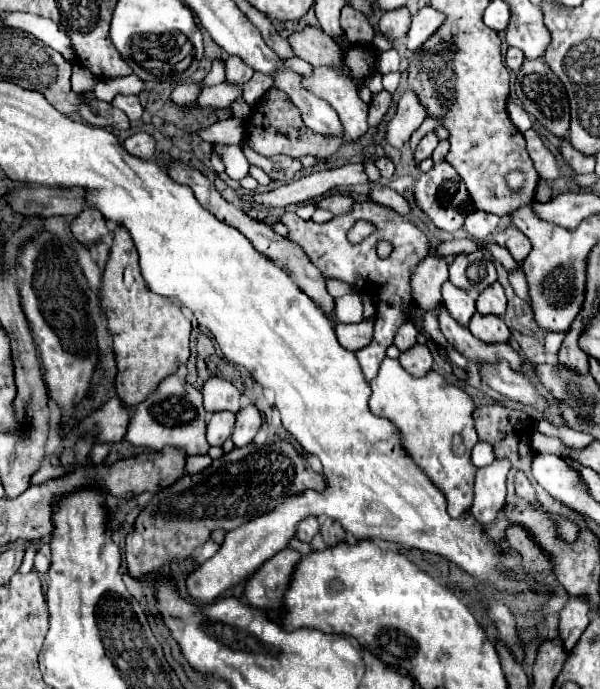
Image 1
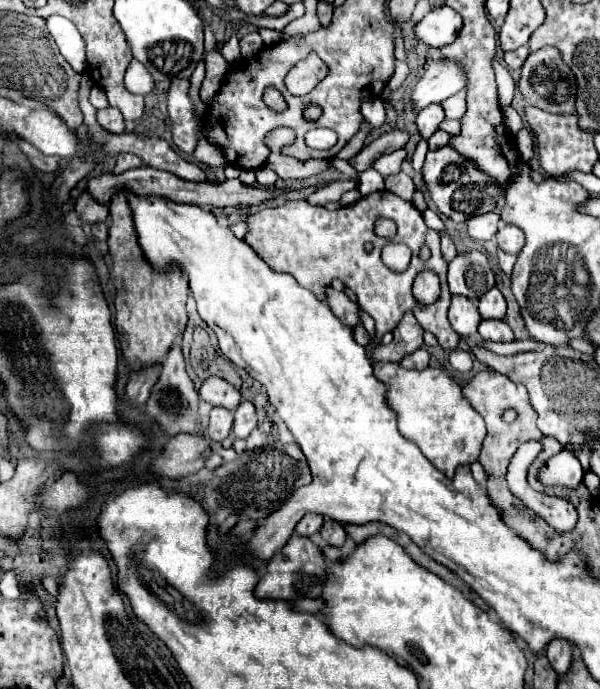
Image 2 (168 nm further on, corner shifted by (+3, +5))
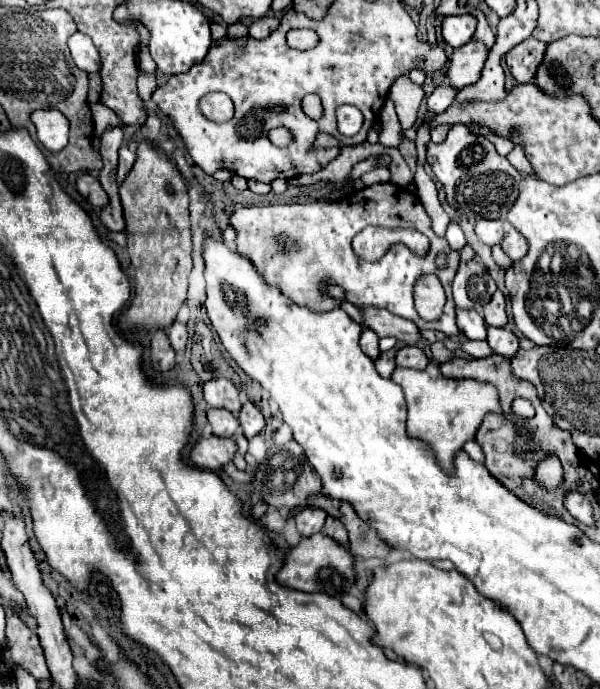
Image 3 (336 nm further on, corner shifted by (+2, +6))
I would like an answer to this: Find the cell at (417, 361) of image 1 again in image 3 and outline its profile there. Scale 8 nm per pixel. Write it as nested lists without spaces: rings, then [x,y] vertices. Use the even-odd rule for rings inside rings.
[[[410,345],[400,347],[396,353],[396,367],[410,367],[410,369],[424,369],[428,365],[428,357],[422,353],[422,349]]]

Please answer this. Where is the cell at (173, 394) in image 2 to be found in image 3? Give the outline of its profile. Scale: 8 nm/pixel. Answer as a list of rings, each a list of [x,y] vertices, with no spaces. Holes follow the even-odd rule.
[[[174,319],[174,323],[166,329],[166,333],[168,333],[168,337],[170,337],[172,347],[176,349],[176,353],[184,351],[184,347],[186,347],[186,339],[188,339],[186,325],[184,325],[184,323],[180,323],[178,319]]]

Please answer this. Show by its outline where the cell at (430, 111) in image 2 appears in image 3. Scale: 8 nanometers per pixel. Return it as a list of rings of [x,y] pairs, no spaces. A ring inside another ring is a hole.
[[[438,85],[434,89],[434,93],[428,97],[428,109],[432,109],[434,113],[442,113],[446,111],[454,99],[456,99],[456,87],[448,87],[448,85]]]

